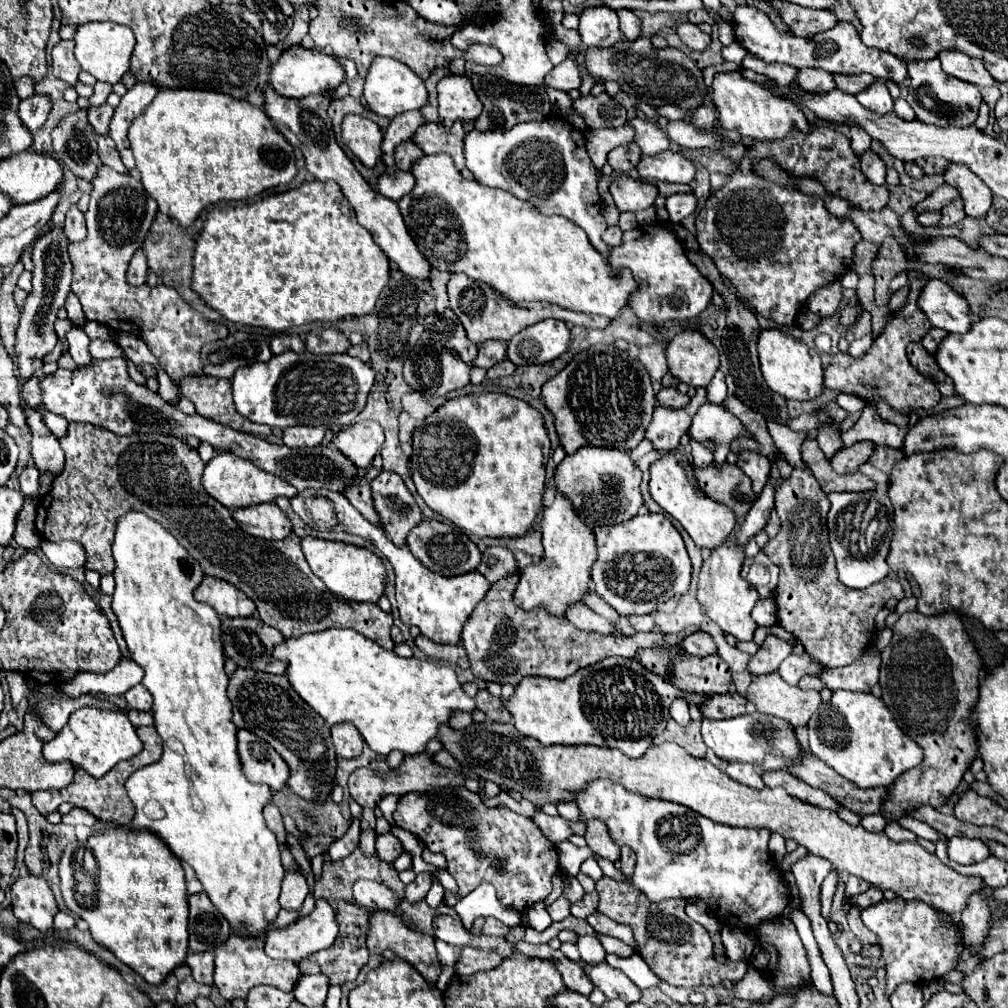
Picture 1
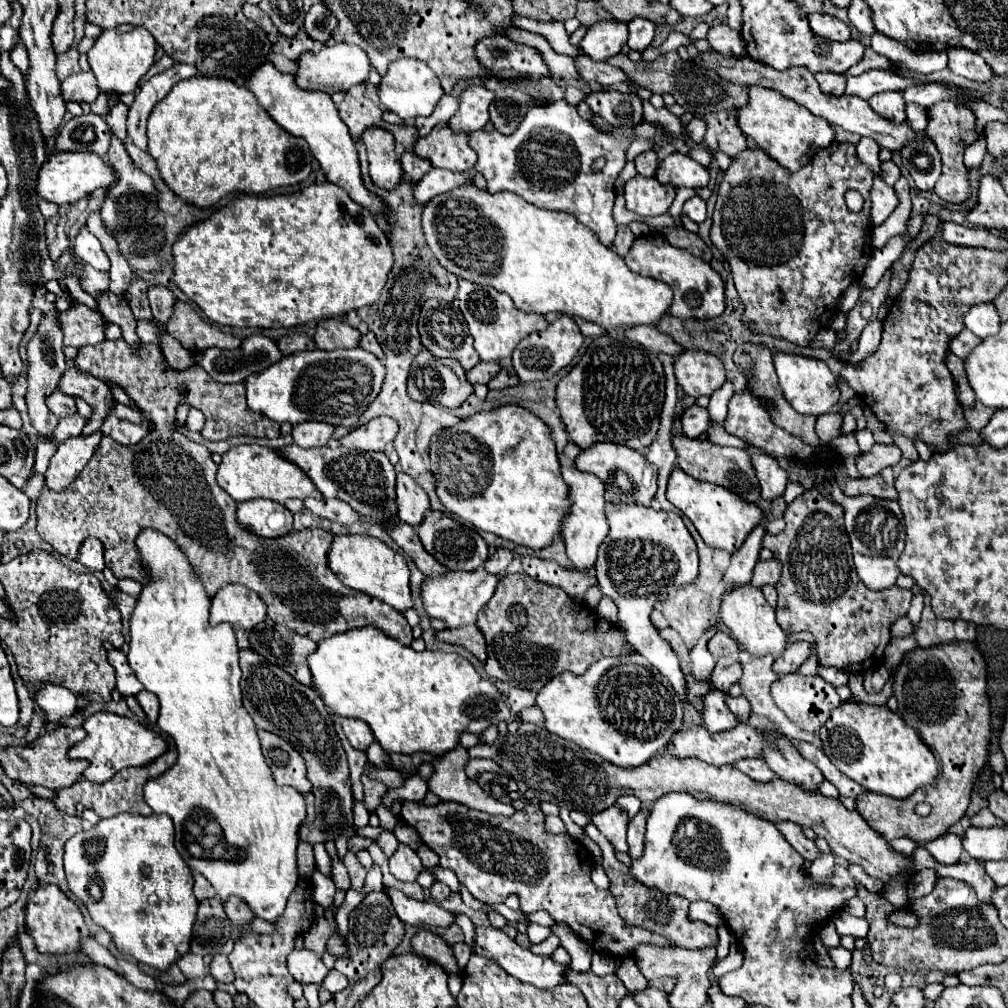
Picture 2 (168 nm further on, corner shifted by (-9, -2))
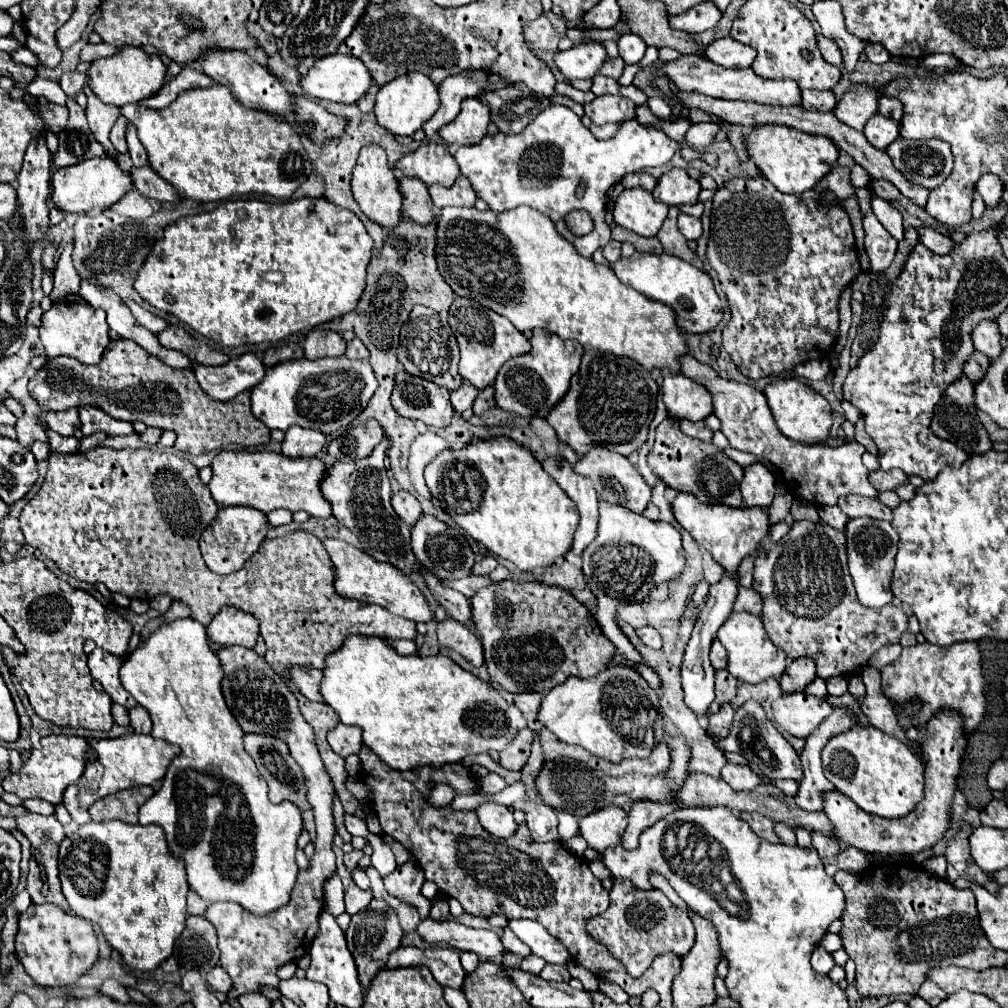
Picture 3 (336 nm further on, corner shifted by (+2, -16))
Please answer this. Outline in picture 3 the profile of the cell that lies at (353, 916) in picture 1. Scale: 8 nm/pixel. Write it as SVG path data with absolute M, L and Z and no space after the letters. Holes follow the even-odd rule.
M371 900L371 904L357 912L355 916L351 916L351 924L345 932L347 938L347 946L349 952L355 958L357 964L357 972L359 972L359 982L363 986L363 992L367 992L367 988L371 986L371 980L375 978L375 974L385 968L387 958L391 952L395 952L401 946L401 926L397 922L397 914L391 910L391 906L383 900Z

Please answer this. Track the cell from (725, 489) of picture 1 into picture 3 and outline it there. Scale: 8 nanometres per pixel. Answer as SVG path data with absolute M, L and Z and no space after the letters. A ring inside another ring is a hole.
M667 416L667 418L657 426L655 444L647 456L649 468L667 486L675 488L677 492L695 494L705 504L725 504L725 506L741 508L743 498L739 492L739 484L743 480L743 468L737 462L725 458L717 446L685 436L679 430L677 418L673 418L673 416Z

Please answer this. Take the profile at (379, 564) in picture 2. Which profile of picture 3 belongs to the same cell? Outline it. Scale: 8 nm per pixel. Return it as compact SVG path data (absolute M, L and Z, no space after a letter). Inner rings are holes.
M323 540L331 562L333 562L333 570L335 570L335 592L343 598L349 600L359 600L359 602L369 602L369 604L377 604L387 608L391 614L403 616L407 620L413 622L427 622L431 620L431 610L429 604L425 602L421 590L401 572L397 570L393 564L389 562L377 562L375 558L369 558L363 550L343 542L343 540Z

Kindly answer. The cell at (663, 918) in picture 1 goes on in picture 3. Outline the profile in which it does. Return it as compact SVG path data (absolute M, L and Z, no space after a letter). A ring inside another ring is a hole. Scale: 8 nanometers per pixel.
M615 876L611 880L611 904L601 916L595 916L587 924L587 932L593 938L605 942L605 946L617 960L625 964L627 972L633 978L639 978L657 954L673 952L683 956L691 950L691 946L695 944L695 928L687 910L675 906L661 890L639 890L629 880L621 880ZM635 904L639 904L639 908L633 908Z

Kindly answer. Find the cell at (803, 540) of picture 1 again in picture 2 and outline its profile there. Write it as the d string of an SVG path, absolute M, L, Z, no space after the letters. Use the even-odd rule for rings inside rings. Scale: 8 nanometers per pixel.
M806 490L790 502L784 520L784 532L762 538L762 548L768 548L782 562L780 580L776 582L778 624L788 634L814 634L822 666L834 666L852 674L872 670L882 662L884 648L890 642L890 626L896 618L908 614L914 594L898 586L872 592L860 582L844 530L842 506L822 498L818 490Z

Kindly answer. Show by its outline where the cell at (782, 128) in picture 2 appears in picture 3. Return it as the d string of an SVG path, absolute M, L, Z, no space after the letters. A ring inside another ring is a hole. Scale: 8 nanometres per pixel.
M761 124L755 126L753 132L747 136L747 152L749 158L755 162L759 172L779 190L787 194L801 194L813 188L829 170L831 164L837 160L839 150L831 144L825 136L813 136L789 128L785 124Z

